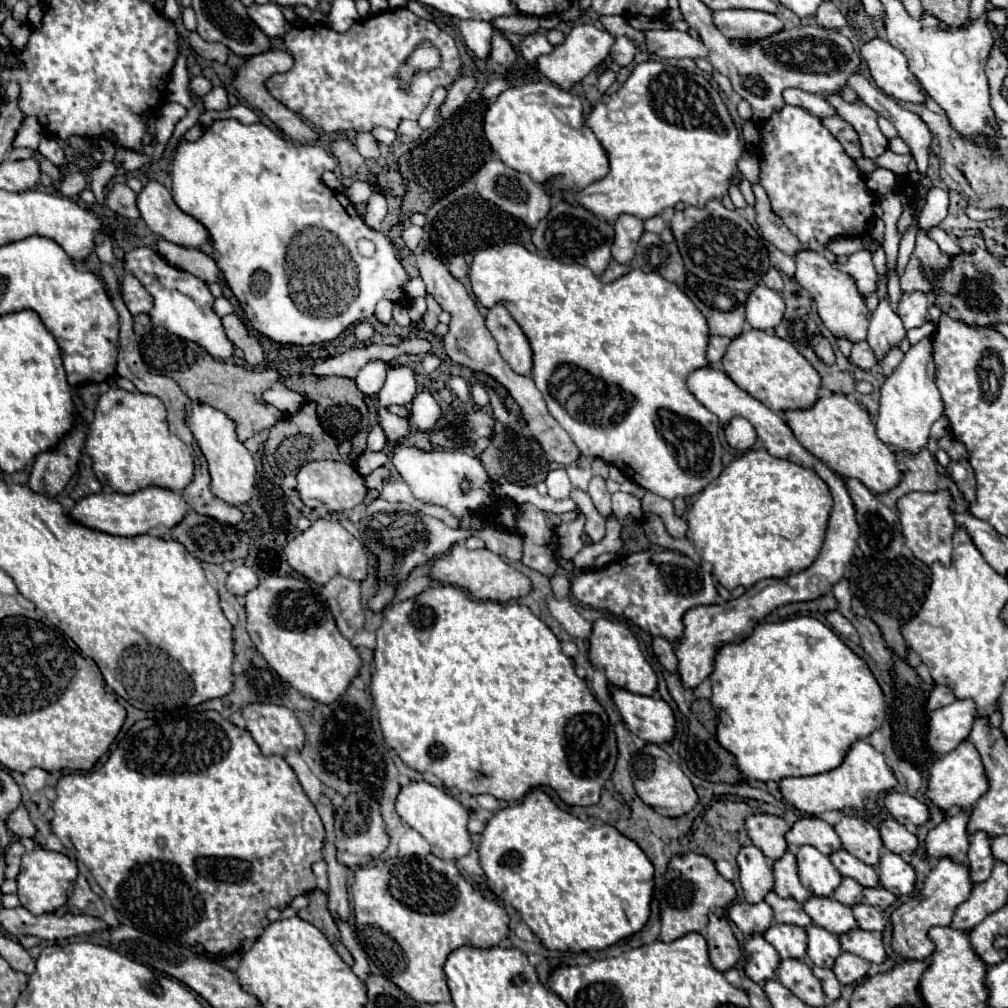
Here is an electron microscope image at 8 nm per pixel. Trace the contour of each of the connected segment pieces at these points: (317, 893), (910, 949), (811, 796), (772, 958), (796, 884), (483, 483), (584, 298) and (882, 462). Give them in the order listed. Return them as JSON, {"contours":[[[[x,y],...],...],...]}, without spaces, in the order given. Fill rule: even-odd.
{"contours":[[[[319,888],[311,890],[311,892],[309,892],[309,906],[303,908],[303,910],[299,910],[297,916],[299,916],[301,920],[307,920],[309,924],[313,924],[315,928],[319,928],[319,930],[333,942],[333,946],[335,946],[335,950],[339,952],[339,956],[341,956],[347,964],[353,964],[351,954],[347,952],[347,948],[345,948],[343,942],[341,942],[337,924],[335,924],[335,920],[331,918],[331,914],[329,914],[329,910],[327,910],[327,894],[325,894],[325,892],[321,892]]],[[[949,858],[937,860],[929,876],[925,878],[925,884],[919,896],[903,902],[891,914],[893,956],[897,960],[927,960],[933,952],[933,944],[927,938],[927,930],[931,926],[949,926],[955,908],[969,898],[971,888],[973,888],[973,882],[969,880],[969,868],[965,864],[953,864]]],[[[859,738],[857,742],[851,744],[851,748],[847,750],[841,766],[825,772],[825,774],[817,774],[817,776],[805,776],[805,778],[783,778],[779,782],[779,790],[783,794],[783,800],[791,806],[795,806],[797,810],[801,810],[803,814],[809,816],[817,816],[825,810],[861,810],[861,808],[873,808],[877,798],[891,790],[897,784],[891,768],[885,762],[885,756],[881,752],[877,752],[867,738]]],[[[751,934],[745,938],[745,960],[745,974],[753,982],[763,984],[775,976],[781,958],[761,934]]],[[[789,848],[785,850],[783,858],[775,860],[775,864],[773,864],[773,876],[775,876],[773,890],[781,898],[793,898],[797,902],[805,902],[811,896],[809,890],[803,888],[803,884],[799,882],[795,854]]],[[[397,446],[391,462],[397,468],[397,472],[403,476],[403,480],[409,484],[415,498],[423,502],[441,504],[459,518],[477,512],[481,506],[489,506],[501,498],[499,488],[489,480],[483,464],[465,452],[441,452],[441,450],[423,450],[419,446]],[[463,478],[469,478],[473,482],[469,494],[463,494],[459,490],[459,482]]],[[[504,244],[503,246],[489,246],[483,248],[481,252],[477,252],[473,256],[473,264],[469,268],[469,280],[471,280],[471,290],[475,294],[475,298],[485,306],[491,308],[499,302],[507,302],[507,310],[509,314],[515,318],[515,322],[519,322],[523,334],[527,334],[527,340],[531,344],[533,350],[533,380],[539,388],[539,392],[543,394],[549,414],[561,424],[561,428],[571,436],[571,440],[575,442],[575,446],[579,448],[579,452],[583,456],[589,458],[601,458],[605,462],[615,462],[613,466],[617,466],[627,478],[631,478],[633,482],[637,482],[641,488],[663,496],[667,500],[675,500],[675,498],[687,498],[693,496],[697,492],[701,492],[711,480],[715,480],[723,466],[721,466],[721,442],[717,438],[719,432],[719,420],[715,414],[711,414],[701,402],[695,400],[695,396],[687,390],[685,386],[685,378],[691,370],[709,366],[709,362],[705,360],[705,348],[707,348],[707,338],[709,338],[709,328],[705,322],[705,316],[695,308],[695,304],[669,280],[661,278],[655,272],[645,274],[639,268],[629,270],[625,276],[621,276],[619,280],[611,282],[611,284],[603,284],[595,274],[591,274],[591,270],[587,270],[587,266],[575,266],[575,264],[561,264],[557,260],[533,254],[529,250],[525,250],[519,244]]],[[[827,394],[811,408],[785,410],[785,422],[791,426],[791,432],[805,450],[811,450],[815,458],[823,458],[823,462],[827,462],[827,466],[831,466],[839,476],[861,480],[873,494],[887,492],[901,480],[901,470],[893,450],[877,438],[873,418],[867,410],[849,396]]]]}

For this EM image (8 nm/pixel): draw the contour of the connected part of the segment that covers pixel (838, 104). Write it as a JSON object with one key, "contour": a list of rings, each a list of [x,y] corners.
{"contour":[[[825,94],[823,96],[835,110],[837,114],[849,122],[855,132],[859,134],[861,142],[861,152],[865,158],[879,158],[887,150],[887,138],[881,134],[877,126],[877,114],[863,102],[845,102],[839,94]]]}

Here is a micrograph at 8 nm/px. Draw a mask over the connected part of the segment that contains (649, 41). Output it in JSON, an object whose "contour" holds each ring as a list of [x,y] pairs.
{"contour":[[[645,30],[645,44],[649,54],[661,58],[705,58],[709,54],[701,40],[691,38],[679,30]]]}

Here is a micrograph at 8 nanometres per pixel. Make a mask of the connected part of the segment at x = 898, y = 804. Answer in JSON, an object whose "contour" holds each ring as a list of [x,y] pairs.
{"contour":[[[887,792],[883,796],[883,804],[889,810],[889,814],[901,824],[919,826],[919,824],[927,822],[927,816],[929,816],[927,806],[905,792],[903,794],[901,792]]]}

